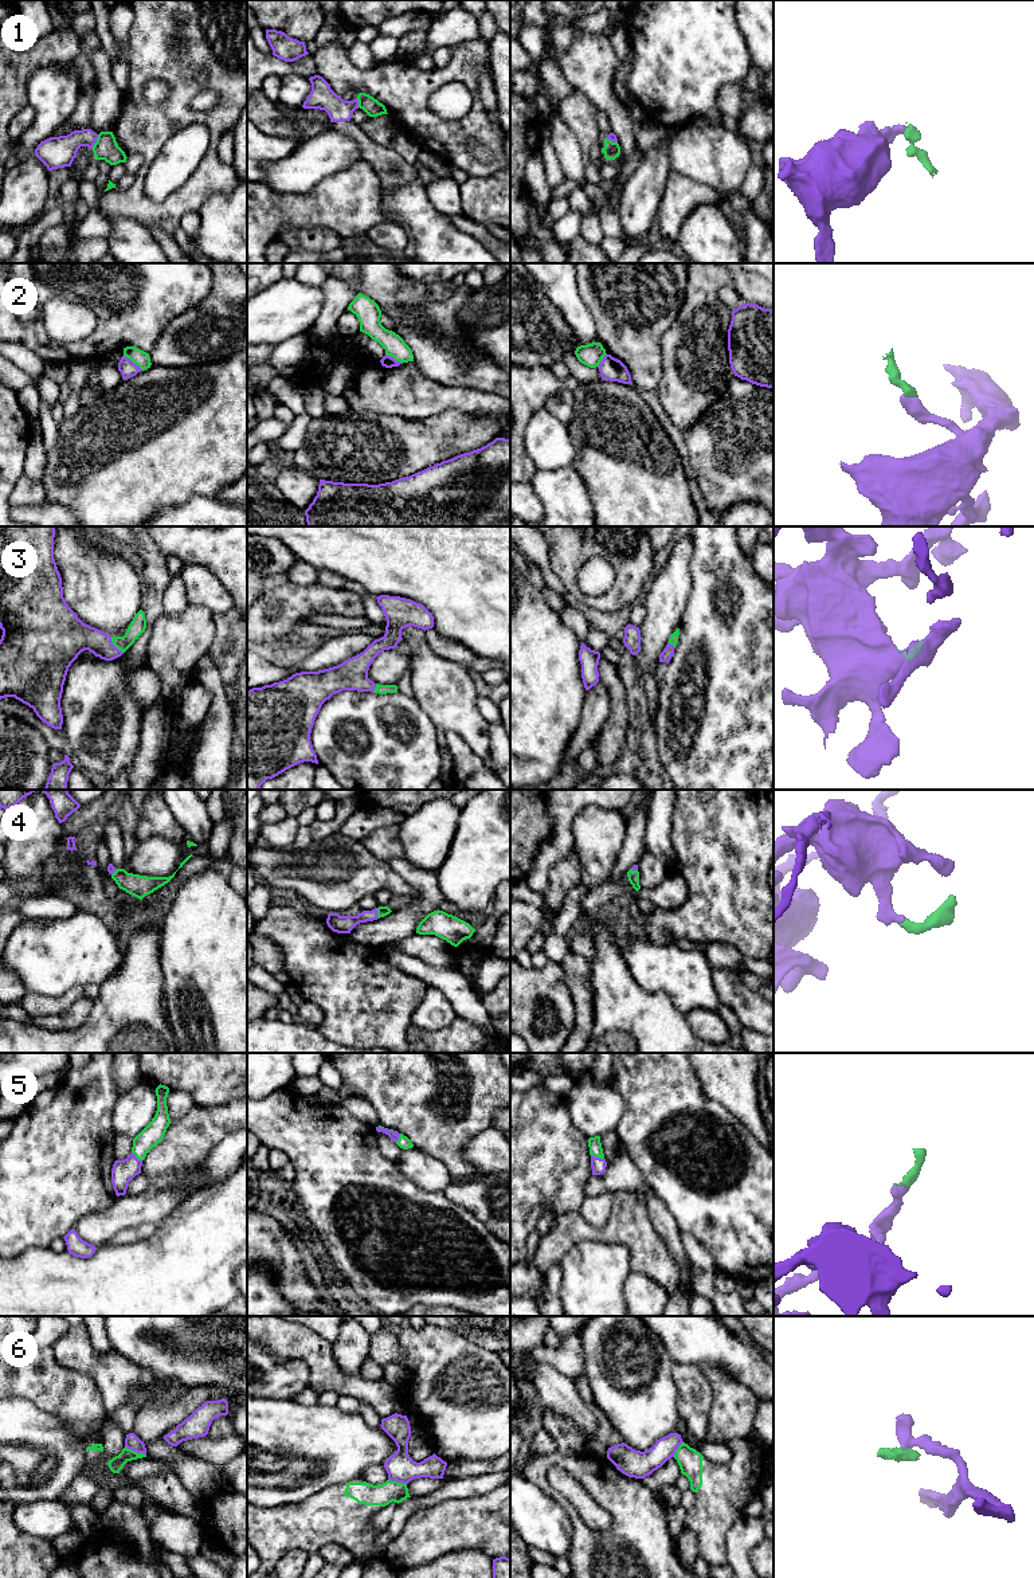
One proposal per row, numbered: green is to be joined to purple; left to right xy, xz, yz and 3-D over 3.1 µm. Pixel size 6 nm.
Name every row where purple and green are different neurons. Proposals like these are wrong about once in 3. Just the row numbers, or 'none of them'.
1, 6

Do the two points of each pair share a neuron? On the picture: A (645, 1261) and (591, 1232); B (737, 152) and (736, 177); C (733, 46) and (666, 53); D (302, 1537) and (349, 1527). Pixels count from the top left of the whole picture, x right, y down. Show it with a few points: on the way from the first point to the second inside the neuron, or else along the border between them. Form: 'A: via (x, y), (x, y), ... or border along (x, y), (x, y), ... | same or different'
A: via (637, 1246), (623, 1233), (606, 1233) | same
B: via (737, 159), (736, 171) | same
C: via (717, 46), (688, 46), (682, 51) | same
D: via (314, 1527), (337, 1527) | same

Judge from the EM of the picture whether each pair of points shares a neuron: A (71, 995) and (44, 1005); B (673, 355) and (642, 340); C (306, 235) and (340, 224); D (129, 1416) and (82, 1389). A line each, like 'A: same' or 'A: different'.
A: same
B: different
C: different
D: different

